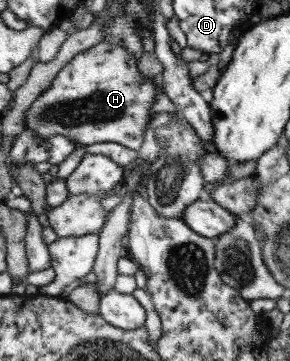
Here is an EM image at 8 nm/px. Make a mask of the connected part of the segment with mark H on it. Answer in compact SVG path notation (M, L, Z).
M102 42L81 54L77 54L66 64L51 82L51 88L41 93L38 100L27 110L27 127L43 137L63 135L71 141L83 144L114 142L134 149L143 146L144 132L153 116L153 108L157 106L157 93L161 86L157 78L150 78L140 71L139 59L131 56L128 49L118 44Z

